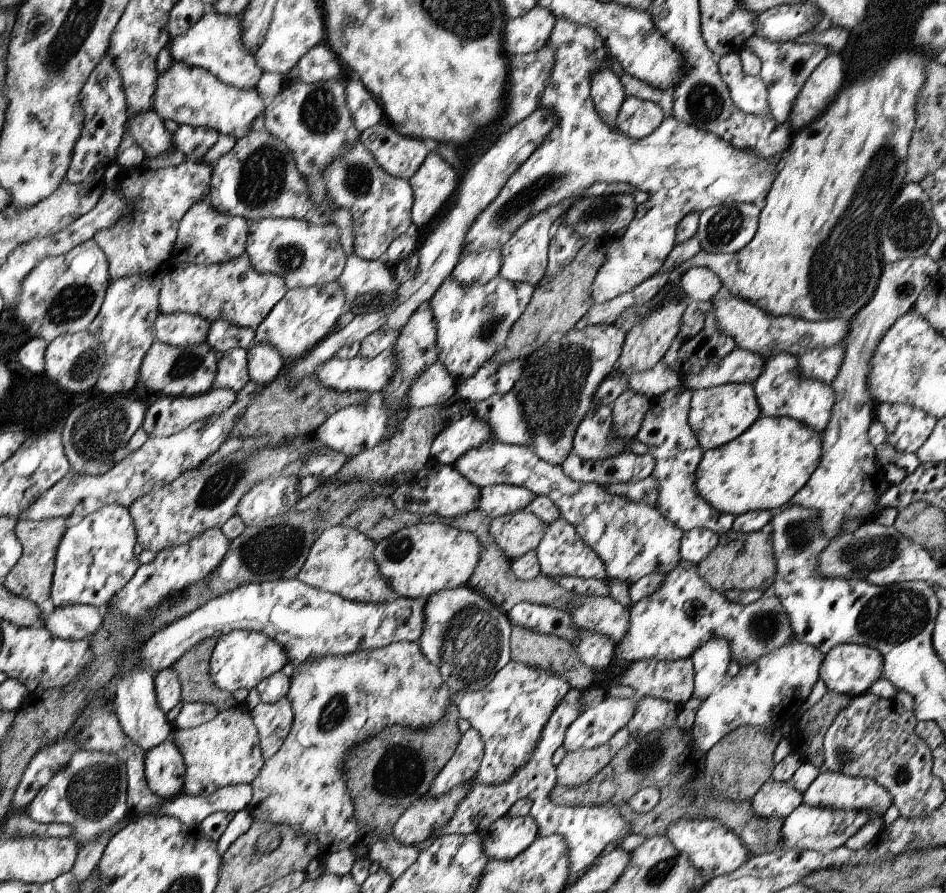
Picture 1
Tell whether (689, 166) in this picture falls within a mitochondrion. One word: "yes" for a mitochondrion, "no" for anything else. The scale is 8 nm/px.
no

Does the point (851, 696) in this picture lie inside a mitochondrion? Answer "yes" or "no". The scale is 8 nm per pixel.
no

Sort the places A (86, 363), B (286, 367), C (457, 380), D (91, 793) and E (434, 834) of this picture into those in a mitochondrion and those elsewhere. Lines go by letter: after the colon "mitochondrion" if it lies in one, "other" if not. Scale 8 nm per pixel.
A: mitochondrion
B: other
C: other
D: mitochondrion
E: other

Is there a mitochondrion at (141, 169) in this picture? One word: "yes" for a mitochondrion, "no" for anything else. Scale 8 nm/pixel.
no

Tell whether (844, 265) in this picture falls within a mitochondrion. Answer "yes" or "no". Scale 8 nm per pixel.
yes

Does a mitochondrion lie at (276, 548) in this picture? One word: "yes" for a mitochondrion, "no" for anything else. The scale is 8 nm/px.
yes

